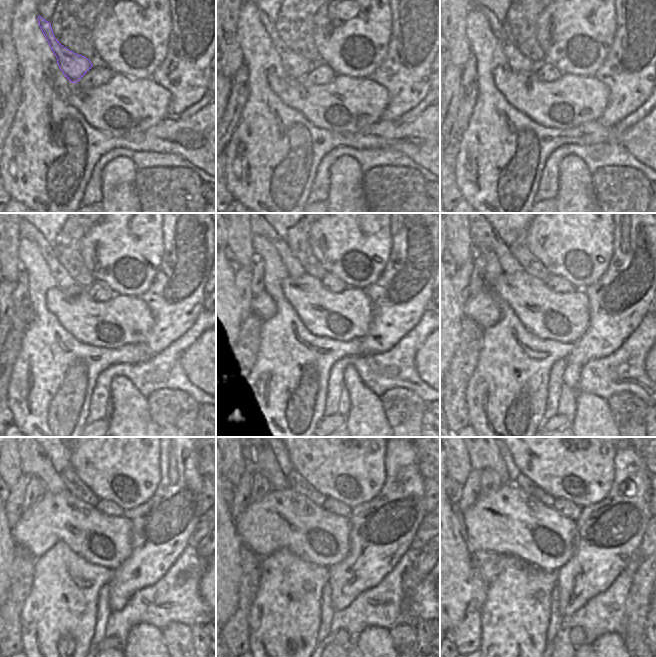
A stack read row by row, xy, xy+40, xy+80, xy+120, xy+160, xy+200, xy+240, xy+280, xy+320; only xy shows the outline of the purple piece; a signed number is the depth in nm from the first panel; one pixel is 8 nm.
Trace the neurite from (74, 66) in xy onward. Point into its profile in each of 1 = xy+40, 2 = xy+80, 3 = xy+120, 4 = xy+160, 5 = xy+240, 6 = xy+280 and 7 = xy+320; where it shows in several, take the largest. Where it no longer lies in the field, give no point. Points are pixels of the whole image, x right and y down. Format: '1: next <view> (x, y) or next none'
1: next xy+40 (296, 66)
2: next xy+80 (518, 63)
3: next xy+120 (68, 285)
4: next xy+160 (291, 264)
5: next xy+240 (34, 461)
6: next xy+280 (259, 457)
7: next xy+320 (482, 457)

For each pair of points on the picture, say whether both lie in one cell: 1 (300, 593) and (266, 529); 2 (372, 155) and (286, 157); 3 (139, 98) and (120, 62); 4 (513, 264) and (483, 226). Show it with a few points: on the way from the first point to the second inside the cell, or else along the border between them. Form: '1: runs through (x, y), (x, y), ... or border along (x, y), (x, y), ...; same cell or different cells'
1: border along (261, 557), (280, 549), (288, 549), (299, 558); different cells
2: border along (347, 147), (333, 148), (321, 160), (314, 177); different cells
3: border along (113, 72), (119, 72), (134, 78), (150, 77); different cells
4: runs through (503, 254), (484, 236); same cell

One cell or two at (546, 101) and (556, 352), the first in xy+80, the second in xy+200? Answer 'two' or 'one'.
two

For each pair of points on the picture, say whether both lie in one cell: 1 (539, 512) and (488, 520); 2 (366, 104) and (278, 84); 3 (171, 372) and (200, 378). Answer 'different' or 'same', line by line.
1: same
2: same
3: different

